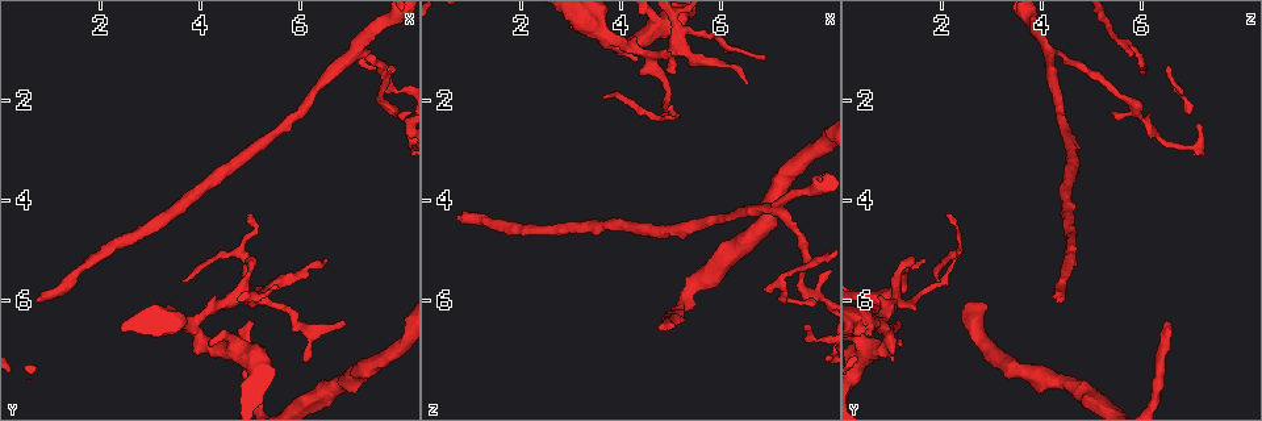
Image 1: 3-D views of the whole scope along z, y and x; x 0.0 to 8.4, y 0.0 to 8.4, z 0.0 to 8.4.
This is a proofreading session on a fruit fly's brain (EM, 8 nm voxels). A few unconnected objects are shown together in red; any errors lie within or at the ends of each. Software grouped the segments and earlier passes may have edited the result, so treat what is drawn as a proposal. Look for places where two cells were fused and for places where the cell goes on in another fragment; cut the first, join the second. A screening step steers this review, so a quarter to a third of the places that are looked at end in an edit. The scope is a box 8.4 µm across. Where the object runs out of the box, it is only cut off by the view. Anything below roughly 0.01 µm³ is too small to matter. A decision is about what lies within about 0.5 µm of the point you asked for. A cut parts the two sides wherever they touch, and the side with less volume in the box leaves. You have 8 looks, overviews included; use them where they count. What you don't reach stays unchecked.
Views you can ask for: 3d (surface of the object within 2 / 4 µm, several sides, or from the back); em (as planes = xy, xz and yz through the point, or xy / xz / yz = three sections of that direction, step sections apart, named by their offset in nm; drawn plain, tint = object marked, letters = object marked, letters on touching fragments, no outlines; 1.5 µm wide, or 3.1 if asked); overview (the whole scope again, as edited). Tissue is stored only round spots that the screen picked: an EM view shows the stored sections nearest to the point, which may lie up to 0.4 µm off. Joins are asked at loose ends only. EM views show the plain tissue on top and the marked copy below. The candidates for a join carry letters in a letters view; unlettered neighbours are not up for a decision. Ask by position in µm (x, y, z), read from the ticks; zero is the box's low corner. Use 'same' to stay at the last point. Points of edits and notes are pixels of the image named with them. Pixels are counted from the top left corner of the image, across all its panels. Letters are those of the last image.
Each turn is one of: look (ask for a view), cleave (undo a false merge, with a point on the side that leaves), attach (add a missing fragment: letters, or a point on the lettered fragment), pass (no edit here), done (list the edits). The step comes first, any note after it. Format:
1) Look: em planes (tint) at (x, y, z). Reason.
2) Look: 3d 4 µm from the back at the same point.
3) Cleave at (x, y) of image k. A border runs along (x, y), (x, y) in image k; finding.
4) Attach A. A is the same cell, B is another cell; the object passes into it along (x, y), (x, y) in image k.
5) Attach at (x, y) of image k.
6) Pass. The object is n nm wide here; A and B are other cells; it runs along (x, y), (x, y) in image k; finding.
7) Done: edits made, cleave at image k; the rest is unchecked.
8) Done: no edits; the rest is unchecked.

Look: 3d 2 µm at (6.85, 1.10, 5.70). An open end.

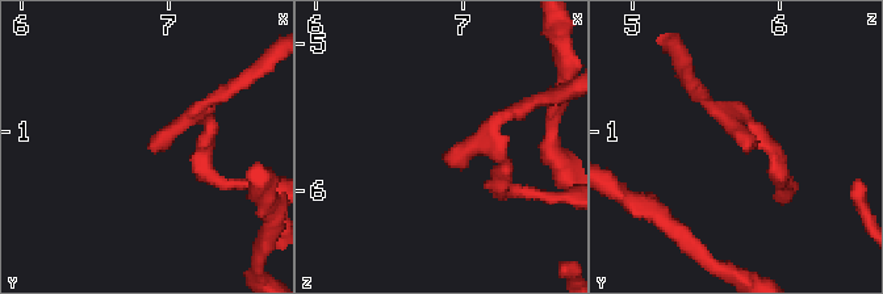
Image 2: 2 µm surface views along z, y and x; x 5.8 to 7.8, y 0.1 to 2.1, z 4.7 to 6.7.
Look: em planes (letters) at (6.88, 1.14, 5.76).

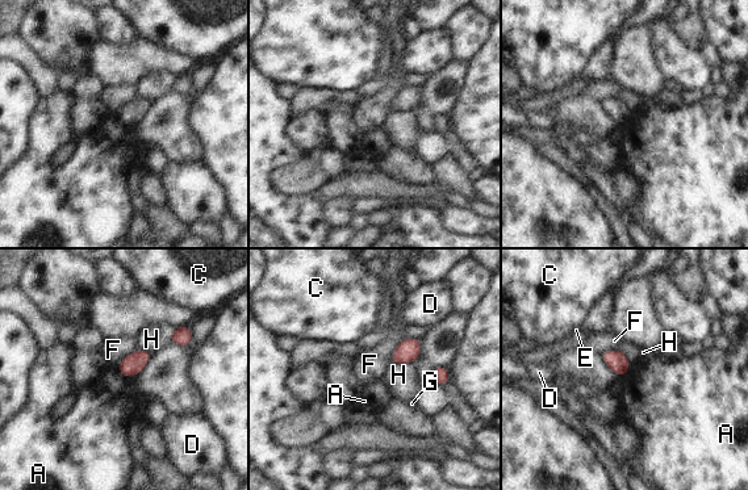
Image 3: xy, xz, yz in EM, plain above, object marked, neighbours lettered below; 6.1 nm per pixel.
Pass. A, C, D, E, F, G and H are other cells; none of them fits.

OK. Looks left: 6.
Look: 3d 2 µm at (5.00, 6.45, 6.40). Long arm stops here.

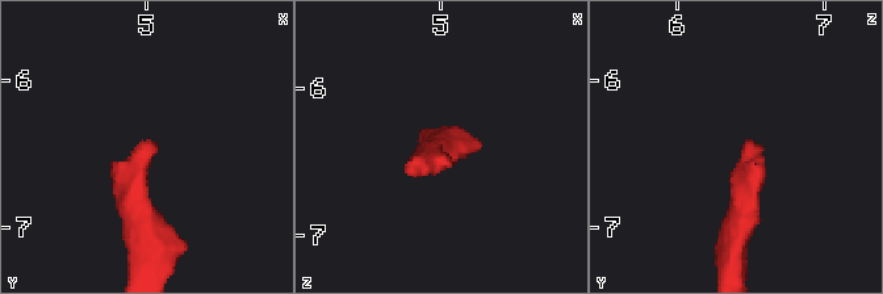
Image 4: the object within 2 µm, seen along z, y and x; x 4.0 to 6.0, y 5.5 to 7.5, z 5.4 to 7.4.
Look: em planes (letters) at (5.04, 6.42, 6.46).

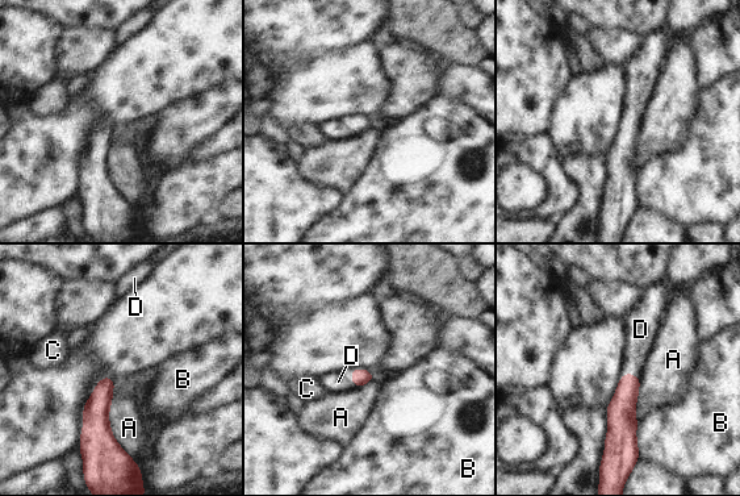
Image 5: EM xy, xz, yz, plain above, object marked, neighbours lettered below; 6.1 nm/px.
Attach D. D is the same cell, A, B and C are other cells; the object passes into it along (621, 412), (632, 375), (640, 336) in image 5; it goes on there.

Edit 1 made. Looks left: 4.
Look: em yz step 4 (tint) at (3.85, 6.45, 0.80). Three-way junction.

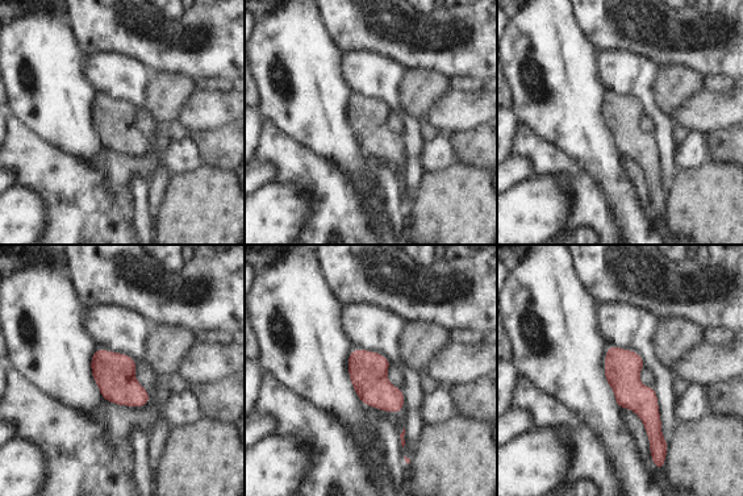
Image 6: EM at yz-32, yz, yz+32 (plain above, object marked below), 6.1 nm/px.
Look: em yz step 4 (letters) at the same point. What lies round it.

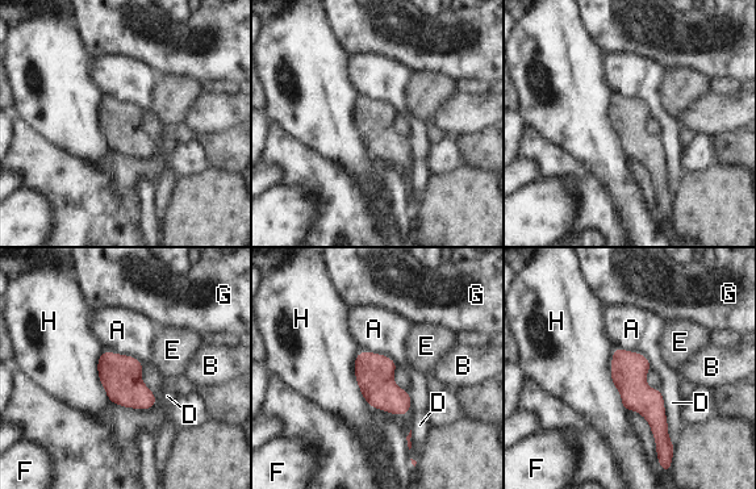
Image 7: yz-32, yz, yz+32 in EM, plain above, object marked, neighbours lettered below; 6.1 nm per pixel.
Pass. A, B, D, E, F, G and H are other cells; a border runs along (614, 346), (640, 352), (652, 366) in image 7; all the same cell.

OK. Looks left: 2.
Done: edits made, attach at image 5; the rest is unchecked.

